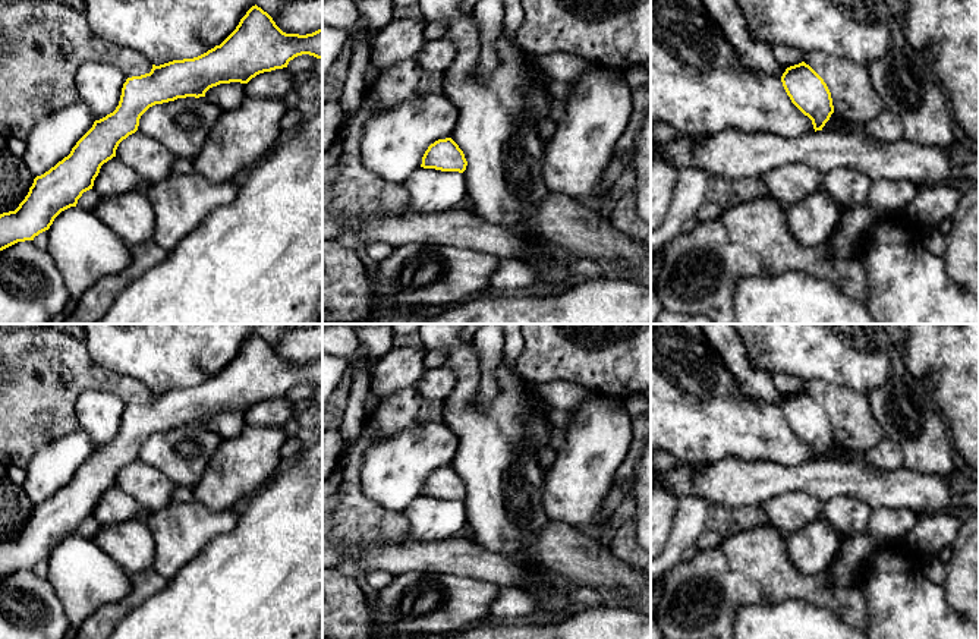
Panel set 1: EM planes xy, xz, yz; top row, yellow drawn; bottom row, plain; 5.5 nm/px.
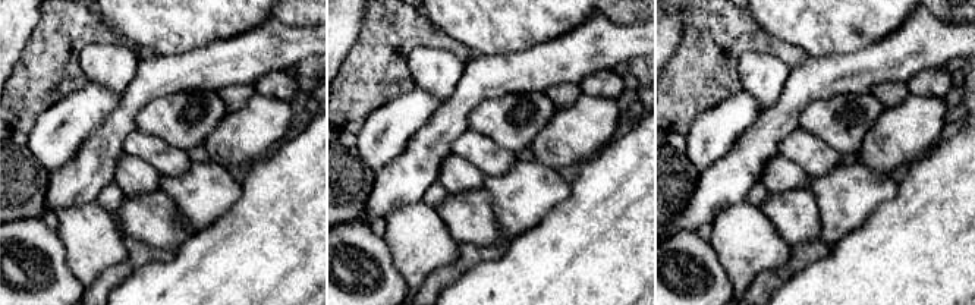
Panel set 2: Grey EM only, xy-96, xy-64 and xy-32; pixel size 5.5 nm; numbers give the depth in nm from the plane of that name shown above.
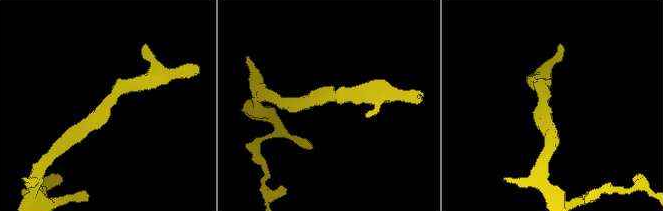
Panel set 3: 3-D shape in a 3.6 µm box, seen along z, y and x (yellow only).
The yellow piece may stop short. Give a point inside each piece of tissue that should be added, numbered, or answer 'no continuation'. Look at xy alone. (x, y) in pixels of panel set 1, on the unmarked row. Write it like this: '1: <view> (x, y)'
no continuation

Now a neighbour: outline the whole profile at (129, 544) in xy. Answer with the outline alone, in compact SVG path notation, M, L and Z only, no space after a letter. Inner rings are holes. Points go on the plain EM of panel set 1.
M144 517L104 525L92 541L132 577L152 570L155 545Z

